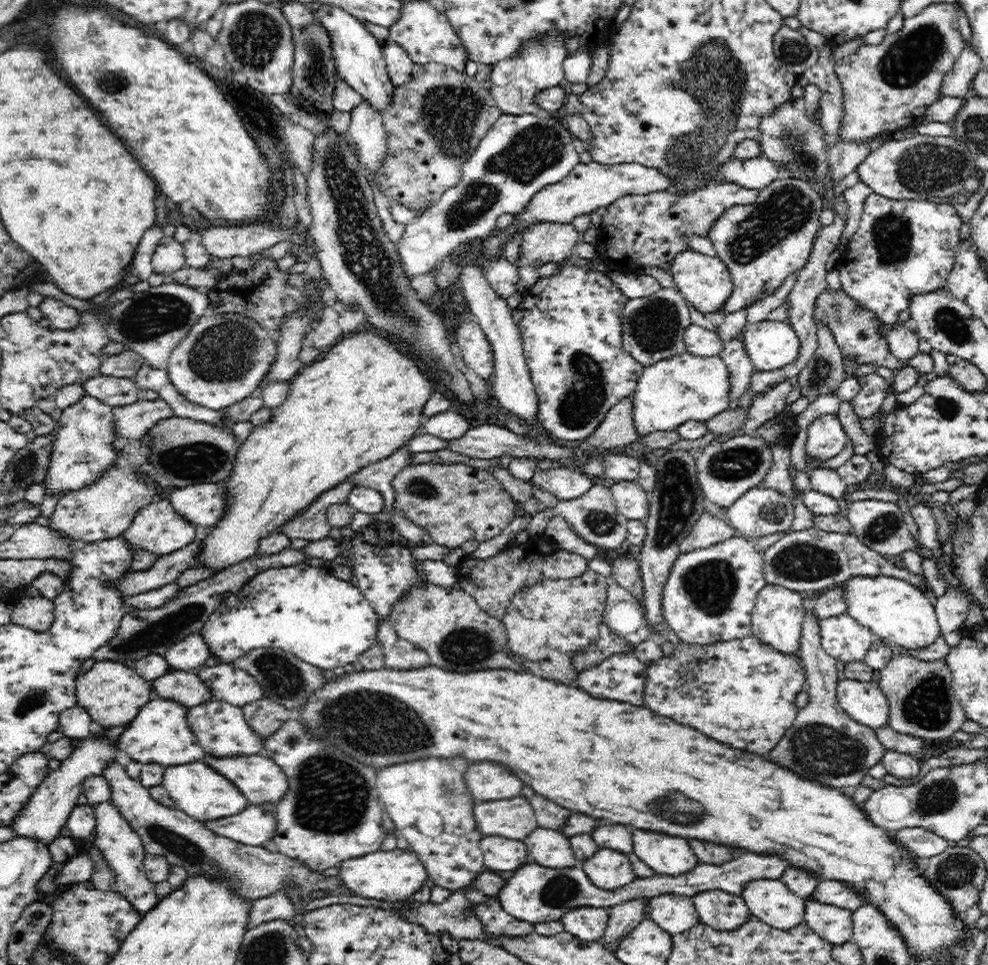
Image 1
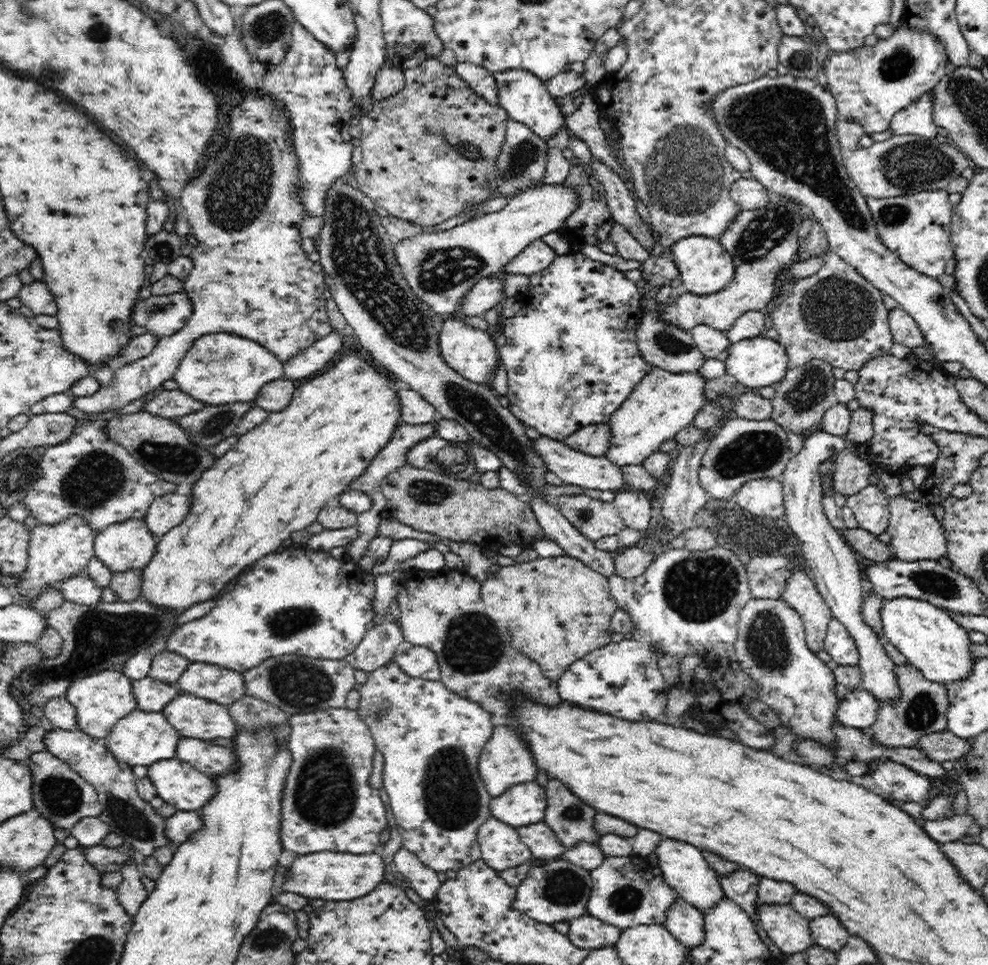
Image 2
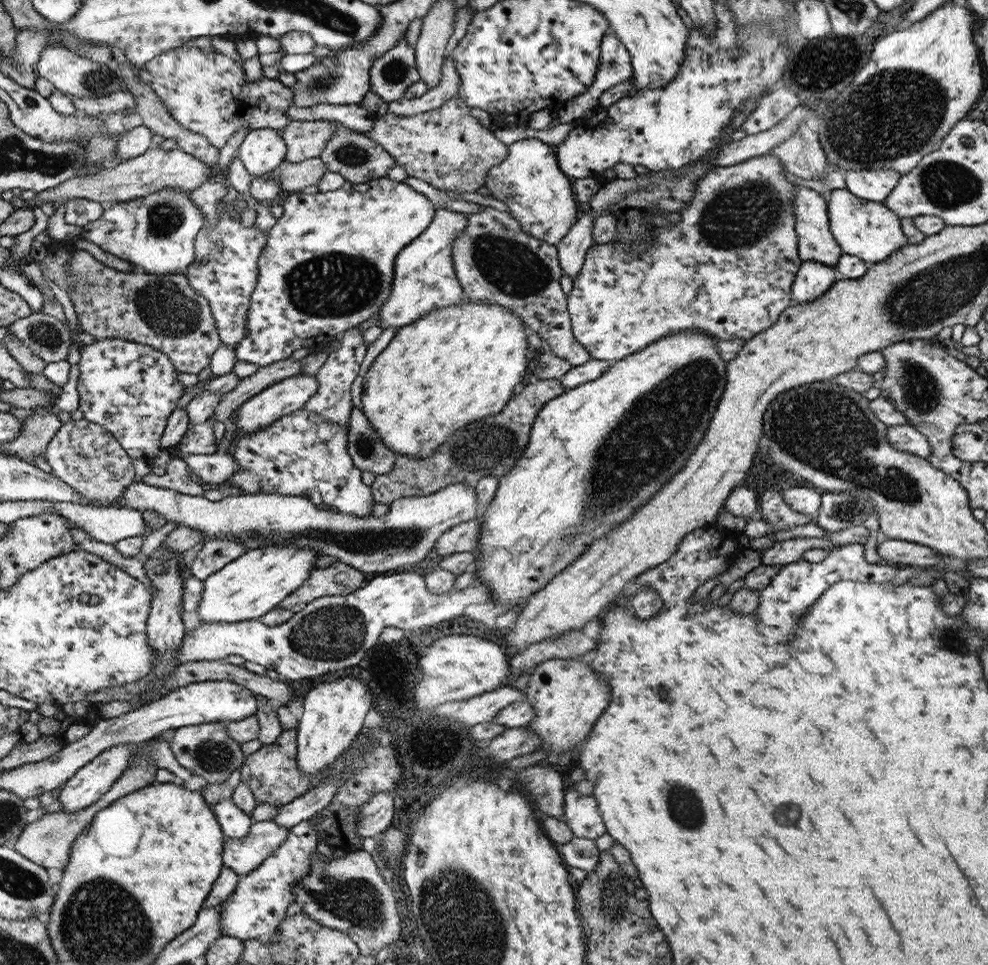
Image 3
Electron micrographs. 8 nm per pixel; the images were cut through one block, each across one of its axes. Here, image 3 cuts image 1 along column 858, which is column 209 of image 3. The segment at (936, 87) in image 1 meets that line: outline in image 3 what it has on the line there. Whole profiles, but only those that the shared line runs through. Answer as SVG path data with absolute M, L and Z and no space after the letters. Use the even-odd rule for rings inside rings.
M194 46L171 48L162 54L149 60L141 69L137 70L137 76L160 97L166 105L172 118L185 130L194 134L205 136L212 146L221 149L230 136L234 136L240 128L256 130L270 128L282 130L292 121L286 115L286 110L295 104L295 92L293 87L286 87L277 79L268 79L262 75L254 82L246 81L242 64L218 53L214 47L200 49Z

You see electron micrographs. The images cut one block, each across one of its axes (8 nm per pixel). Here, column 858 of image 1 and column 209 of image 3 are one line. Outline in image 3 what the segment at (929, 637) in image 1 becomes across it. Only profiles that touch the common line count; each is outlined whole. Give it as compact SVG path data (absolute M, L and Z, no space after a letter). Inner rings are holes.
M265 546L248 550L236 560L223 566L203 581L203 598L197 616L201 622L240 622L258 619L278 607L295 591L315 569L314 560L321 556L319 550L290 546Z

